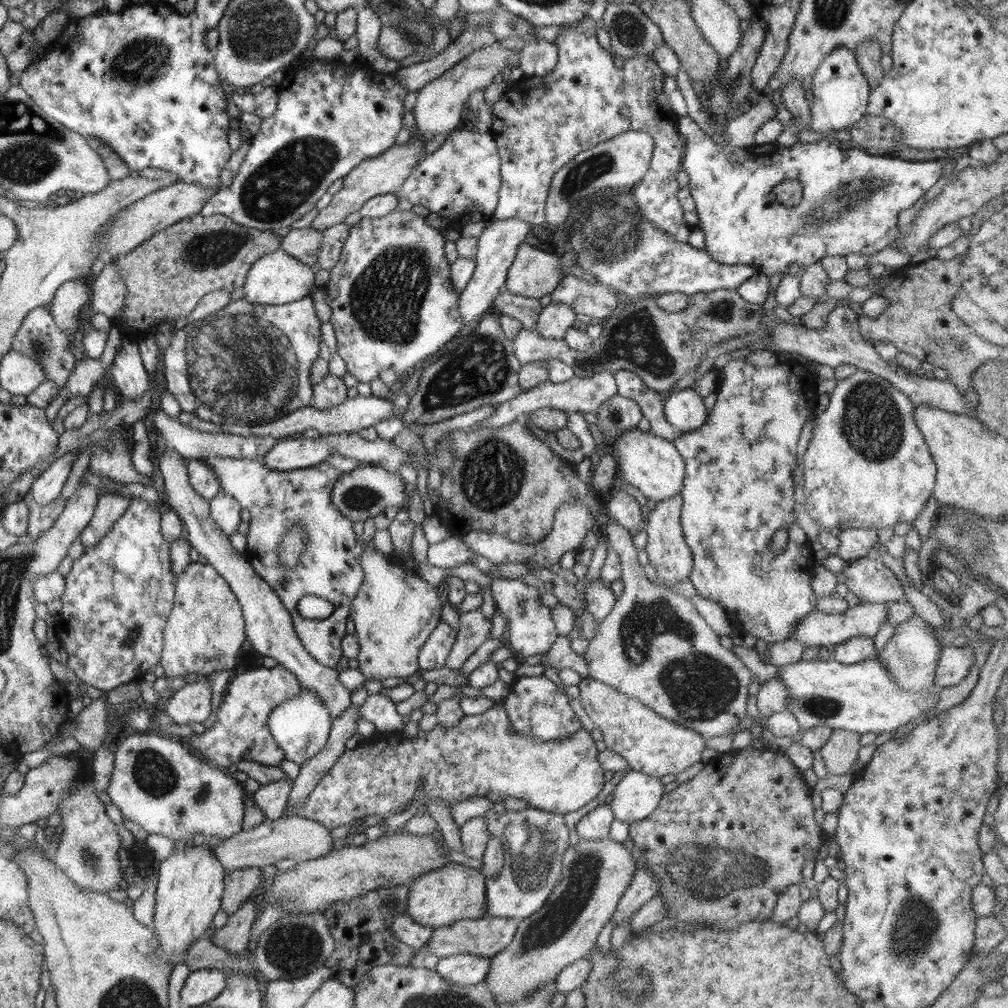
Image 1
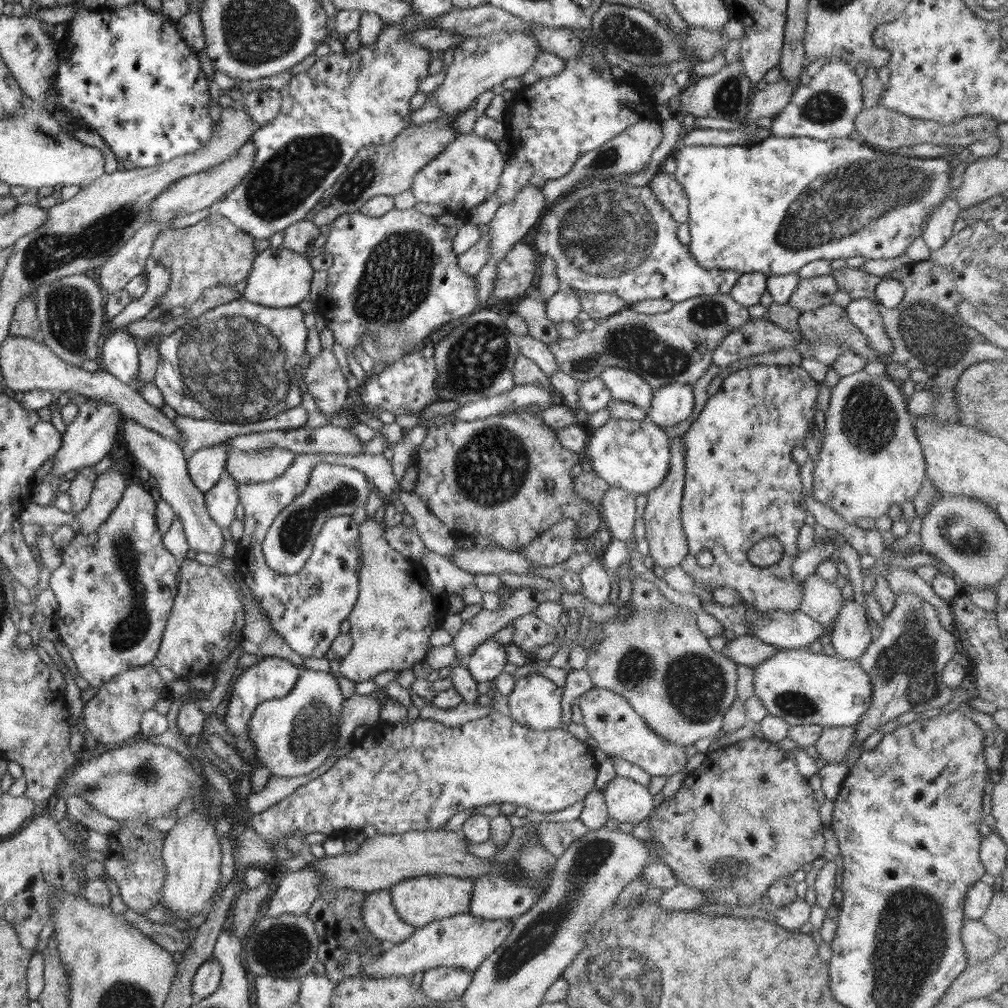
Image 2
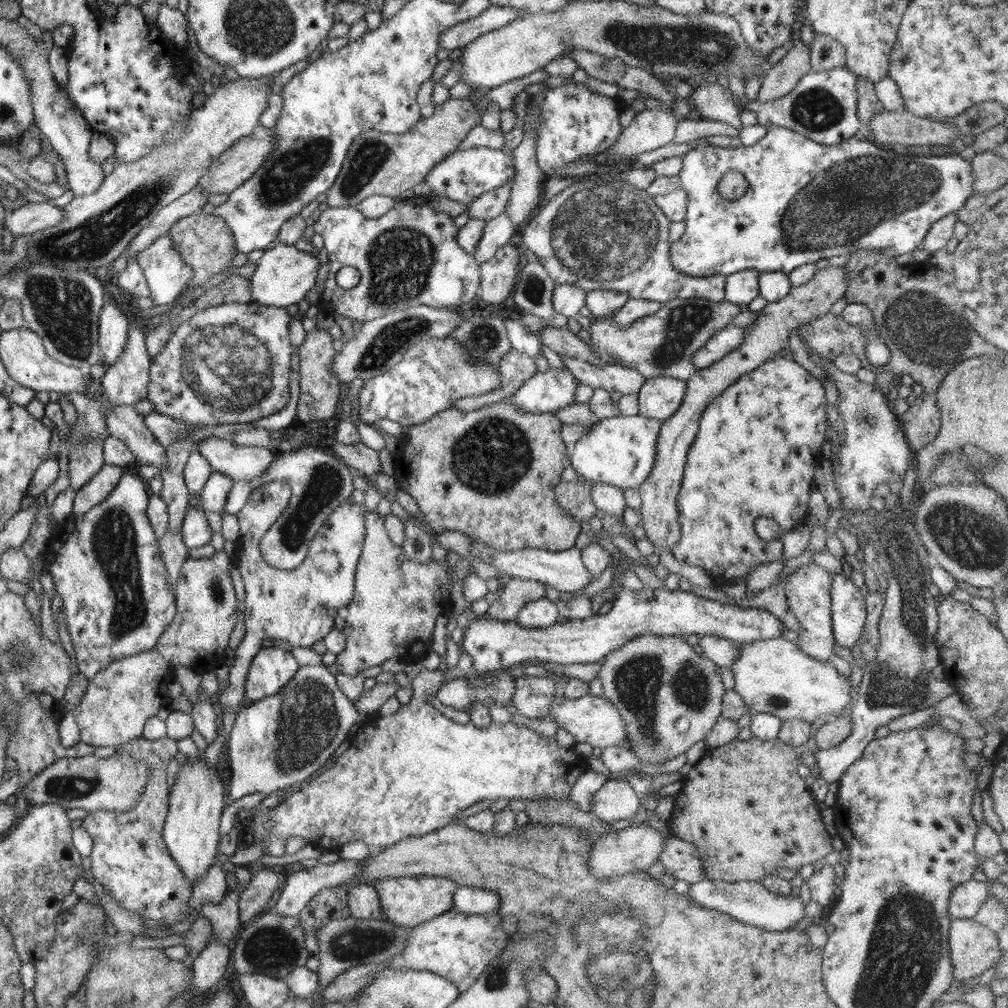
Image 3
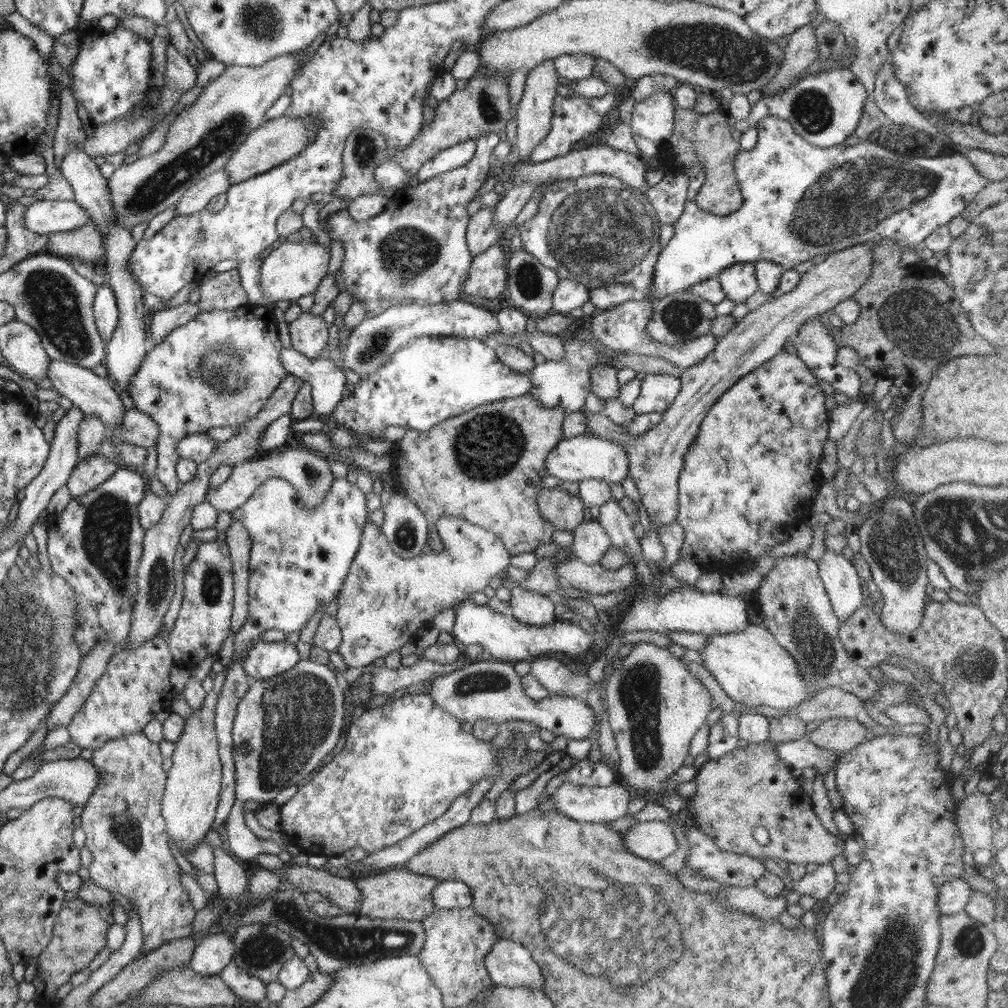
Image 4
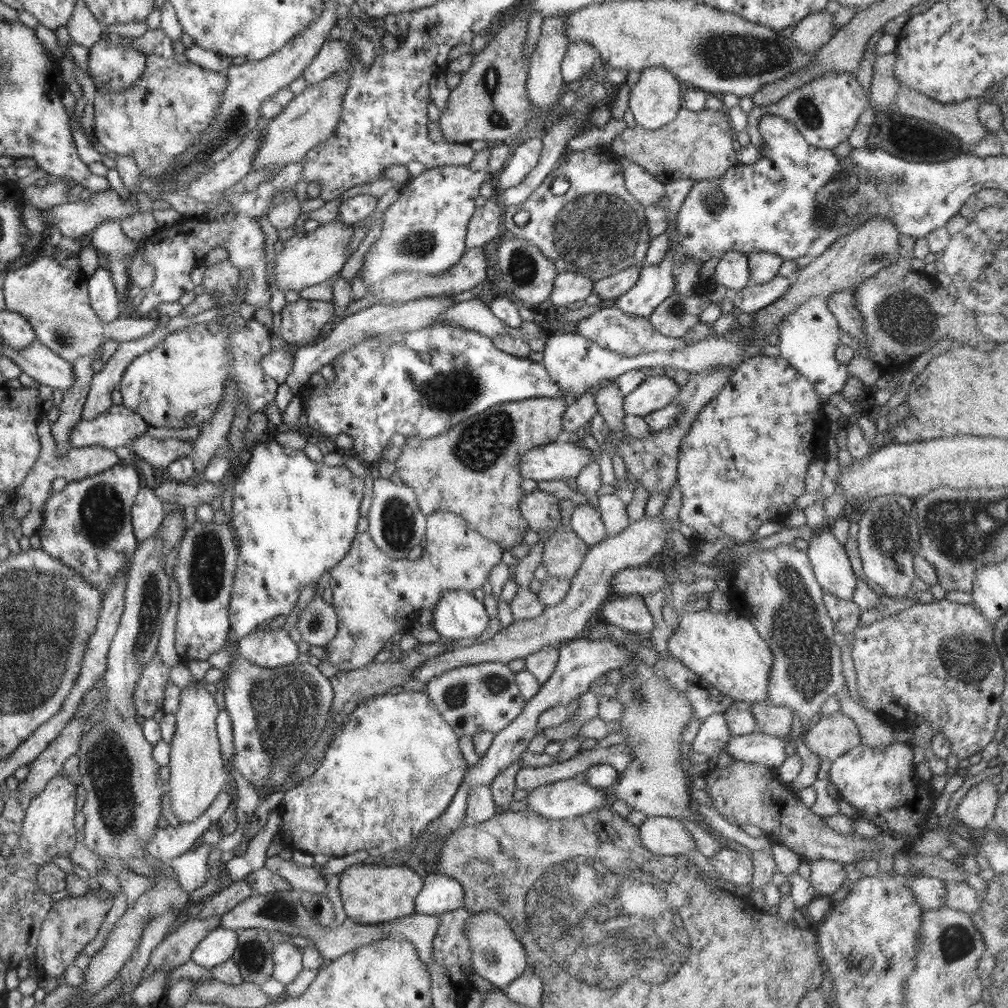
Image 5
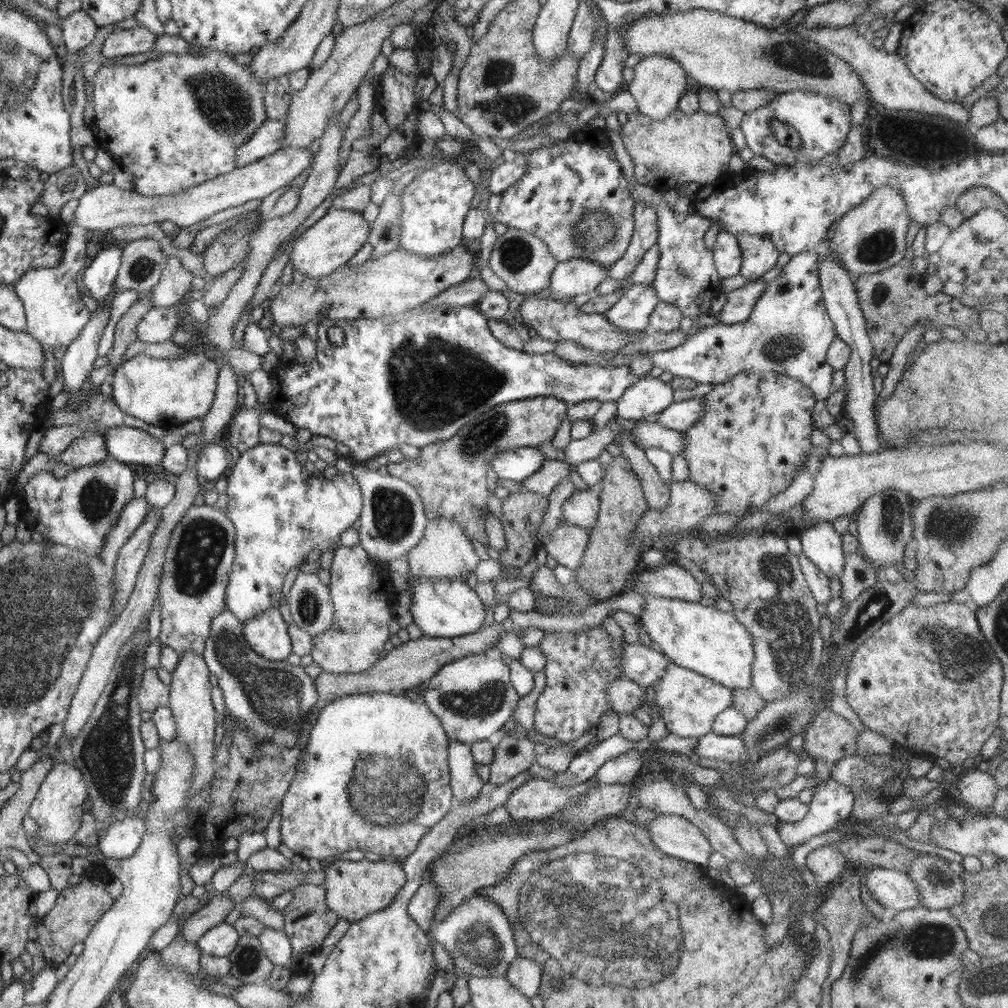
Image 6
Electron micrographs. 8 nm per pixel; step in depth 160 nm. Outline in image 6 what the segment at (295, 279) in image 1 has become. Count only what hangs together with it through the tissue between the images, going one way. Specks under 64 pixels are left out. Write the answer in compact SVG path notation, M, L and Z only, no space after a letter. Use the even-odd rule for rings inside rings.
M330 207L320 220L295 239L294 245L292 242L293 250L289 259L293 268L300 270L308 279L322 279L332 274L350 262L352 256L368 241L370 228L362 213Z

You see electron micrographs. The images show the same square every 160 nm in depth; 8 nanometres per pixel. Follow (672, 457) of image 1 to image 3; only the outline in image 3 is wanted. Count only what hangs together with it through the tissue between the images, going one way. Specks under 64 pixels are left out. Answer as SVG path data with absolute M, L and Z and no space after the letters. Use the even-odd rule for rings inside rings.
M618 414L612 418L601 419L569 449L567 463L576 470L582 480L610 484L623 490L639 488L654 466L661 426L661 420L649 419L640 414Z

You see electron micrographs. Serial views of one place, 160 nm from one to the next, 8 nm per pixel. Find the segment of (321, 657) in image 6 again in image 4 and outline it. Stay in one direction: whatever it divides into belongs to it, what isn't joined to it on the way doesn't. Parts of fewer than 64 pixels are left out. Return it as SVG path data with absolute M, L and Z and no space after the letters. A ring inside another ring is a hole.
M444 516L436 522L436 528L444 550L440 553L422 554L412 559L404 559L390 549L382 528L367 520L360 542L360 548L346 576L343 587L339 590L338 611L335 620L339 625L342 642L337 652L342 656L348 667L358 668L372 664L376 658L385 657L392 650L399 650L406 642L416 641L426 628L432 623L437 612L444 608L457 606L460 601L468 599L474 592L483 591L490 580L506 572L511 555L504 547L504 543L491 532L454 518Z

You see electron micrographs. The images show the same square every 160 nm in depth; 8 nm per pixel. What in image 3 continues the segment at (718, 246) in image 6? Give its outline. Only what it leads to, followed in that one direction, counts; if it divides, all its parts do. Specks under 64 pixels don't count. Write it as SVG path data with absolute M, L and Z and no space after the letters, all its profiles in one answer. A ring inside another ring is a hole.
M746 269L727 275L725 300L737 305L750 304L760 294L759 273L754 269Z

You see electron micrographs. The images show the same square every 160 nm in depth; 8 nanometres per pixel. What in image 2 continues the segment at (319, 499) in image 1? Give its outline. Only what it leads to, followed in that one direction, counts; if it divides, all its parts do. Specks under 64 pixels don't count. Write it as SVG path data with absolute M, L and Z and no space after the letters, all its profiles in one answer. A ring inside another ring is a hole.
M295 454L293 463L280 475L268 482L258 483L236 483L238 496L240 500L241 512L244 512L244 535L237 543L237 554L233 558L236 569L243 580L248 585L251 595L255 598L257 605L270 618L270 623L274 627L274 631L284 639L286 644L296 652L296 654L314 658L324 658L326 652L330 650L332 642L341 634L341 624L347 620L352 607L356 604L359 593L359 576L361 568L360 538L359 525L354 522L351 516L332 516L321 526L321 530L313 544L313 552L306 562L306 565L294 575L280 575L271 570L264 561L262 546L266 538L268 530L274 523L276 516L290 506L298 496L304 494L304 489L308 488L308 479L310 478L314 465L328 462L328 464L339 464L355 468L363 472L370 482L376 486L376 491L384 493L386 496L398 493L405 489L398 484L397 478L393 473L391 461L387 460L383 454L364 454L357 455L326 455L318 454Z

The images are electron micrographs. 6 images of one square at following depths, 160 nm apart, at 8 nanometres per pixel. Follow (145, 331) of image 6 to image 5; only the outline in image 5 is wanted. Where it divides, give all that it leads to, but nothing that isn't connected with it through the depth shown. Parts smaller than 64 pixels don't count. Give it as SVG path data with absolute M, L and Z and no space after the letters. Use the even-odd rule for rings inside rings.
M35 254L31 263L6 273L1 289L5 308L25 318L35 330L37 341L66 362L73 363L79 356L94 358L99 356L107 340L115 340L118 344L138 340L158 327L158 321L151 317L118 317L109 323L100 320L90 306L88 278L82 272L60 266L51 256Z

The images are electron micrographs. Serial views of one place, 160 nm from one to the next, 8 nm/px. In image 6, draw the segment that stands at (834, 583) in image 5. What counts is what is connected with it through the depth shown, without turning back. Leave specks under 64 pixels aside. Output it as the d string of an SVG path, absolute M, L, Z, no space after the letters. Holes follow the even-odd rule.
M817 523L814 527L804 530L799 539L804 556L829 580L839 580L839 576L844 572L846 558L843 552L843 540L833 528L833 524Z

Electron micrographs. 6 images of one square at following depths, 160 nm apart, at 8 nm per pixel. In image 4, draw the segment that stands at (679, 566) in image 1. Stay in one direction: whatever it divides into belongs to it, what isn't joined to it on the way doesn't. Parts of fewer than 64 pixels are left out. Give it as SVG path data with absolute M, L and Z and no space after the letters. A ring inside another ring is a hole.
M868 241L828 254L823 262L801 275L799 283L792 291L772 298L770 302L740 319L717 340L714 350L704 360L682 369L679 393L663 413L662 420L643 435L627 433L623 426L612 422L602 412L585 411L589 434L614 440L627 452L629 474L652 522L662 527L677 521L678 479L684 466L683 456L692 440L697 437L709 408L744 375L776 356L808 319L832 311L838 303L852 298L870 276L873 243L874 241Z

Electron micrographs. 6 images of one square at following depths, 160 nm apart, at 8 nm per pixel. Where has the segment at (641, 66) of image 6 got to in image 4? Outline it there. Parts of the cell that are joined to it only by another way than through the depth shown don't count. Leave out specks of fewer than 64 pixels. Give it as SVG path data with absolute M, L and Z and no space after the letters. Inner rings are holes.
M660 89L647 99L635 101L630 126L644 138L654 143L664 143L672 134L675 110L670 93Z

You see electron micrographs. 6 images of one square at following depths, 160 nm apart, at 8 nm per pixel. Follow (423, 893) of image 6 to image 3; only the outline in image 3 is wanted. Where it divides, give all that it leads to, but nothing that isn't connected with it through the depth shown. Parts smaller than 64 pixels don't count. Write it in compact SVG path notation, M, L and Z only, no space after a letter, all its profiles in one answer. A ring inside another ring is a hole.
M458 885L454 891L452 902L454 909L469 915L497 914L500 897L491 890Z

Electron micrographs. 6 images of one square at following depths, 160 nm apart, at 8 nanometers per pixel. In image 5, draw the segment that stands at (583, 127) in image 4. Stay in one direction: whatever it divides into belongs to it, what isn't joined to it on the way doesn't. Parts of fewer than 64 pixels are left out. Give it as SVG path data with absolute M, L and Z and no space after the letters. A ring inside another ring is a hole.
M541 135L533 136L521 146L518 146L514 150L511 160L508 160L504 168L500 170L497 176L494 176L493 181L495 182L496 190L506 190L513 186L517 187L538 163L542 148Z

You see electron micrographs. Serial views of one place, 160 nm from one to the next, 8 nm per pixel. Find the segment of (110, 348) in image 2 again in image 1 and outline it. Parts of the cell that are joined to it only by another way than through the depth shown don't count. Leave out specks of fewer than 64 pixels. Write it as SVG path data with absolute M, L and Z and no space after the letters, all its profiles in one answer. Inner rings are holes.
M124 337L121 349L110 367L116 392L121 399L142 396L151 384L151 377L142 362L143 353L132 337Z

